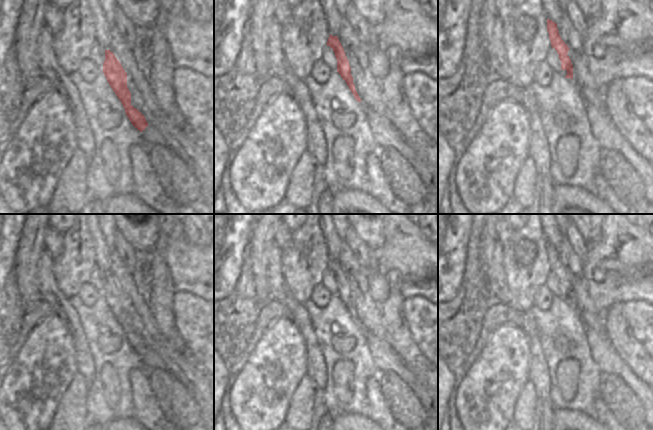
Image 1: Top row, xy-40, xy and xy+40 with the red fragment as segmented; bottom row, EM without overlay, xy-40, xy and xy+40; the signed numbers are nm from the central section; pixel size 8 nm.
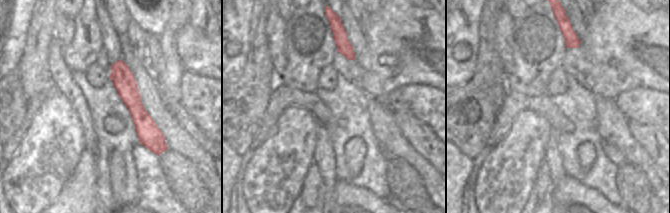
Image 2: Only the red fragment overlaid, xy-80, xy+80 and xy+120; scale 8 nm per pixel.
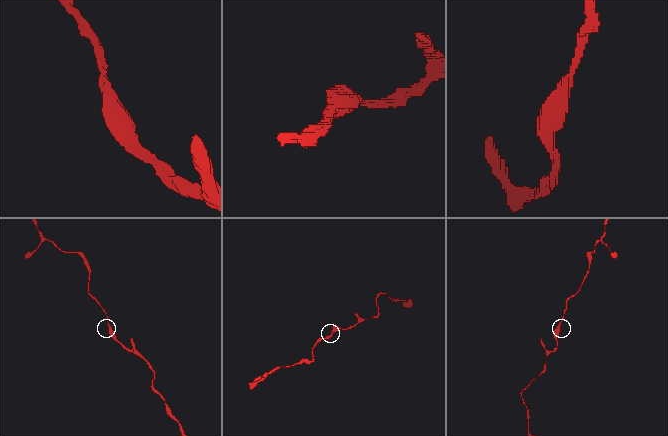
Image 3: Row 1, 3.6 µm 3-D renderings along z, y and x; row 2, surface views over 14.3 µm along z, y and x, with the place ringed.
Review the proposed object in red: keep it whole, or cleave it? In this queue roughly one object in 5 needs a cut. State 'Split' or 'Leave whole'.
Leave whole.

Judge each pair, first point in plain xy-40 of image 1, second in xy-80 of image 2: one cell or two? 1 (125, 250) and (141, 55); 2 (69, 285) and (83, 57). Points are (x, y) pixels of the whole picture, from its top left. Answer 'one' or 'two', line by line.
1: one
2: one

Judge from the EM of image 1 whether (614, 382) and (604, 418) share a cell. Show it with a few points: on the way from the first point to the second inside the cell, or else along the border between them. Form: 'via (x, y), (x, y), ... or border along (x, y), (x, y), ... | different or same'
border along (599, 395), (616, 419) | different

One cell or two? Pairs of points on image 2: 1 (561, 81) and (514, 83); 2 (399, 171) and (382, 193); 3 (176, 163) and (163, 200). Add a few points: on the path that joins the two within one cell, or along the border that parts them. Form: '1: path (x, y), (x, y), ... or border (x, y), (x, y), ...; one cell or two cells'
1: border (560, 67), (551, 73), (546, 93); two cells
2: border (386, 162), (385, 176), (391, 195); two cells
3: border (160, 163), (166, 182), (172, 194), (179, 202); two cells

